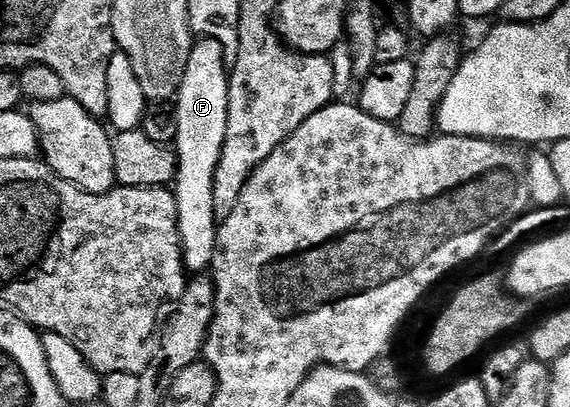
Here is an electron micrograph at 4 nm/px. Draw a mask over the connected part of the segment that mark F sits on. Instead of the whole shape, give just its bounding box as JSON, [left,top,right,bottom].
[172,37,230,275]

